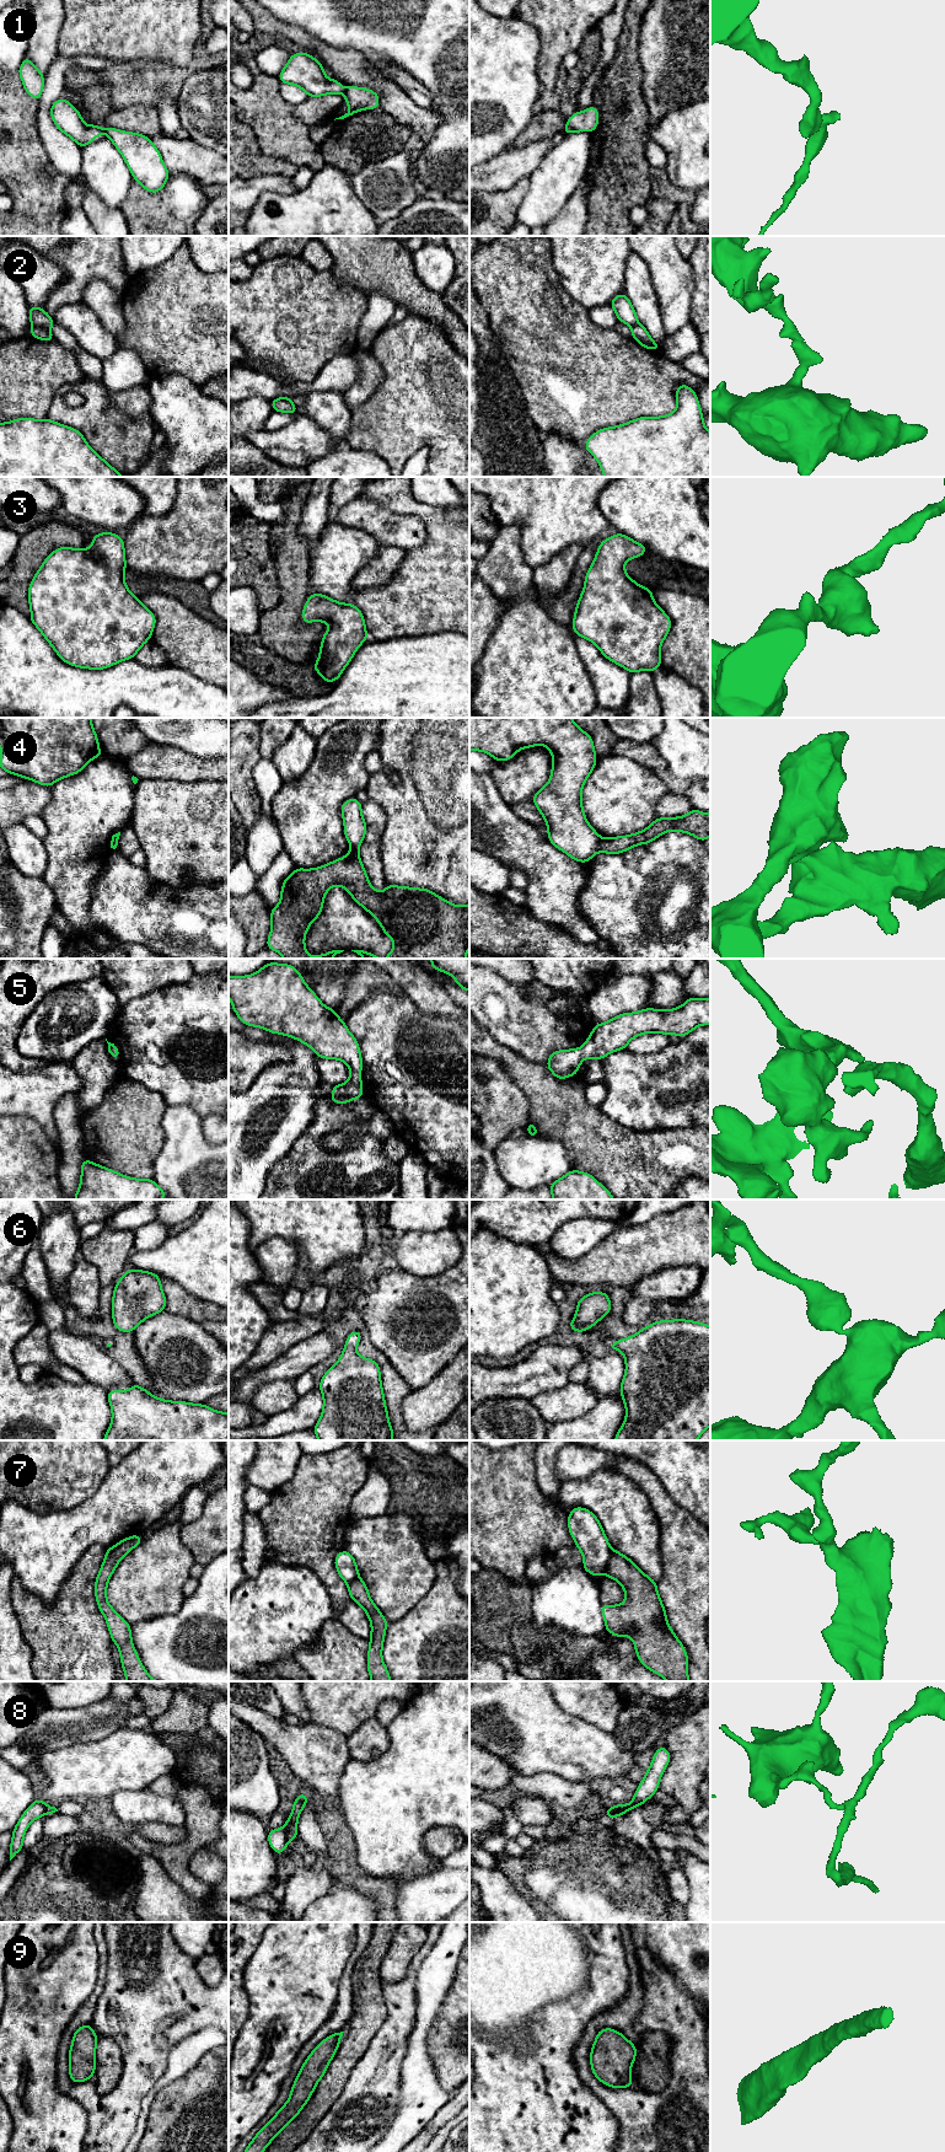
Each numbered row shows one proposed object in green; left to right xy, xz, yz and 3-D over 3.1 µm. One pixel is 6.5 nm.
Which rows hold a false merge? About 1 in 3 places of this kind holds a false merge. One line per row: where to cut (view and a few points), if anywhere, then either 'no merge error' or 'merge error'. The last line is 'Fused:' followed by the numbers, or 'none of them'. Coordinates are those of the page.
1: cut in xz along (345, 89), (343, 95); merge error
2: cut in xy along (32, 325), (49, 328); merge error
3: no cut; no merge error
4: cut in yz along (601, 840), (599, 851); merge error
5: no cut; no merge error
6: no cut; no merge error
7: cut in yz along (612, 1550), (605, 1571); merge error
8: cut in xz along (284, 1828), (289, 1841); merge error
9: no cut; no merge error
Fused: 1, 2, 4, 7, 8

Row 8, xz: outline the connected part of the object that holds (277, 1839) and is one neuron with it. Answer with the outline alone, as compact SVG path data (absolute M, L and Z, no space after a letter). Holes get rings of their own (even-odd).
M285 1828L269 1830L268 1831L268 1842L269 1842L269 1846L273 1848L273 1851L276 1855L284 1853L286 1845L289 1842L288 1839L286 1839Z

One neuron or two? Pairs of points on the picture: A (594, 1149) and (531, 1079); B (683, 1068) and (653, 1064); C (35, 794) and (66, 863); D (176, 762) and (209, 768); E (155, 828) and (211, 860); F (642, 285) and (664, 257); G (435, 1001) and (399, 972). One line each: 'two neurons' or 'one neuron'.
A: one neuron
B: one neuron
C: two neurons
D: one neuron
E: one neuron
F: two neurons
G: one neuron

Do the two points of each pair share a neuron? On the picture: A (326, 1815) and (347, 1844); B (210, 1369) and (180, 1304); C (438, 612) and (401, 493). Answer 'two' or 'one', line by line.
A: one
B: two
C: one

